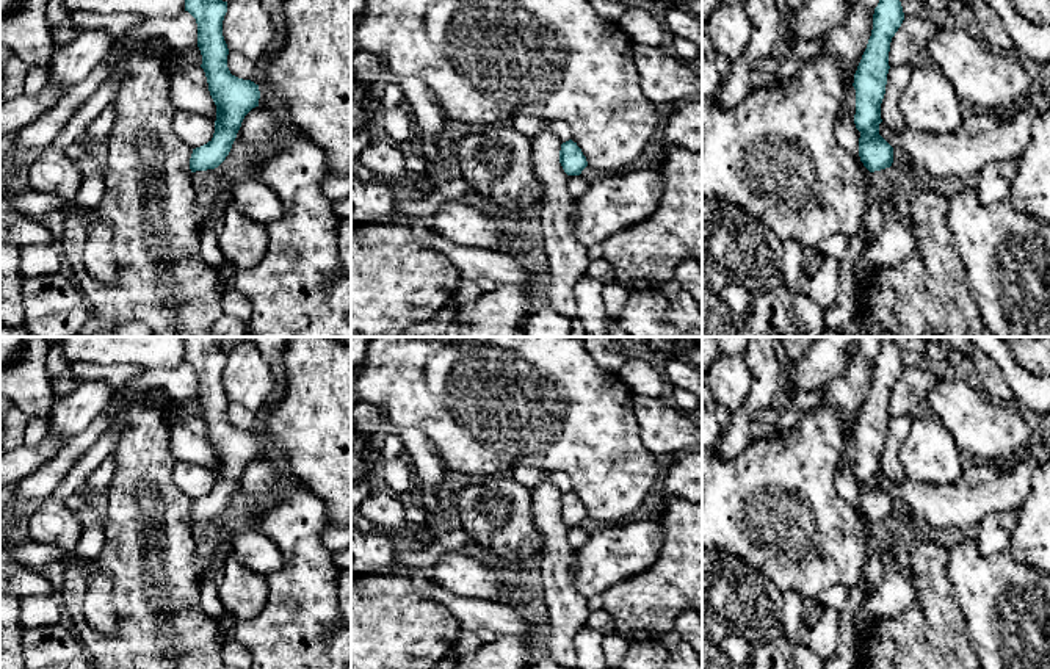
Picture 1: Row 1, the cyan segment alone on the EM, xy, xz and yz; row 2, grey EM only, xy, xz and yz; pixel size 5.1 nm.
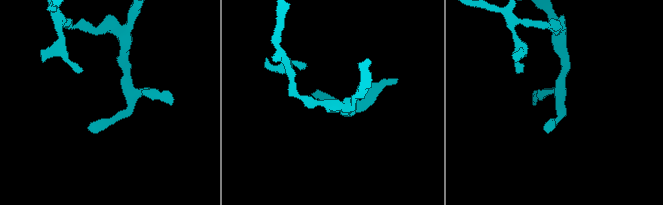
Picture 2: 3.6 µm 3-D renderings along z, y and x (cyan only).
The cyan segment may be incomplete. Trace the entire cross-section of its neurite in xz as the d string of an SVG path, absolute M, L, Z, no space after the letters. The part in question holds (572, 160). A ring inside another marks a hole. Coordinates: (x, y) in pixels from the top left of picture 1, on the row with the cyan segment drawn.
M572 139L561 144L559 163L567 175L580 175L588 166L586 157Z

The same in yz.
M879 0L873 14L871 36L854 74L854 124L860 132L859 157L870 172L890 168L893 163L893 147L879 135L879 124L890 69L890 42L903 20L900 0Z

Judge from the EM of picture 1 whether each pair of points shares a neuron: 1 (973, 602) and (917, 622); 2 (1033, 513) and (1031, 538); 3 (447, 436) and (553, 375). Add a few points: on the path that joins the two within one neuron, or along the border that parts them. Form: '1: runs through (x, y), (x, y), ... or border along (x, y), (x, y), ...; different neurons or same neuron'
1: border along (945, 574), (964, 619), (966, 638), (970, 643); different neurons
2: runs through (1033, 519), (1033, 531); same neuron
3: runs through (474, 409), (480, 403), (528, 392); same neuron

